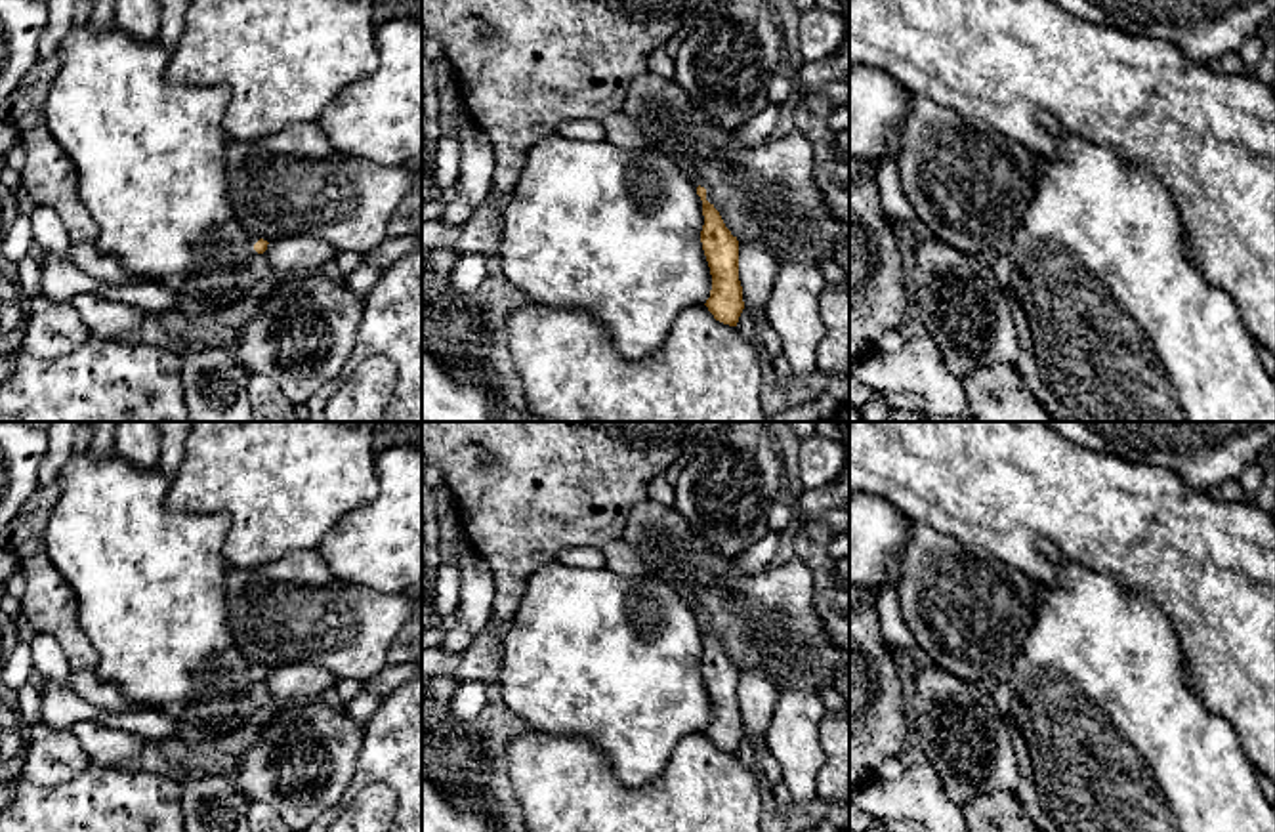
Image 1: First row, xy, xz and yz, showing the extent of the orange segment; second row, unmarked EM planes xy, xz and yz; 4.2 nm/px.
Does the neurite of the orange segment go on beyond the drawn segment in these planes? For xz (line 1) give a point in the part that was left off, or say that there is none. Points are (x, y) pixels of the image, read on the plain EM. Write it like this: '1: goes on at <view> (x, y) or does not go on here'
1: does not go on here

